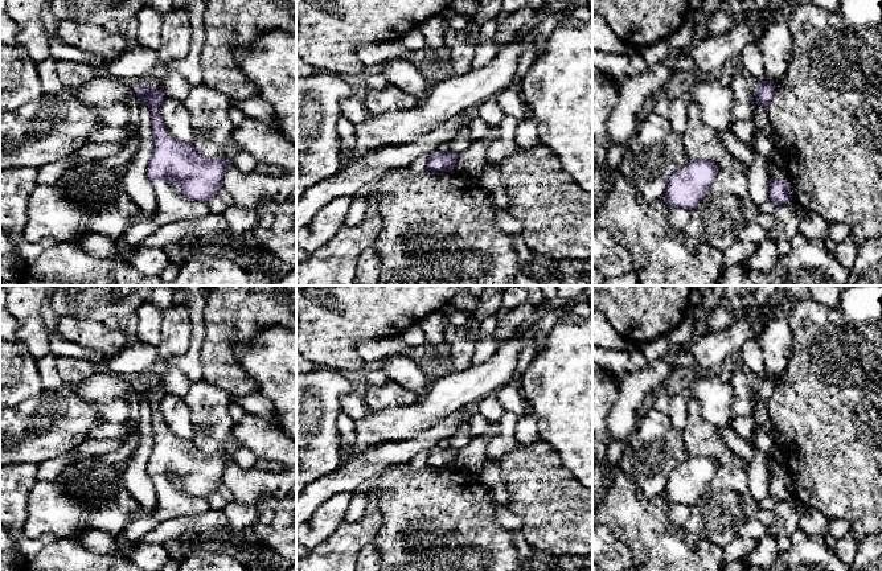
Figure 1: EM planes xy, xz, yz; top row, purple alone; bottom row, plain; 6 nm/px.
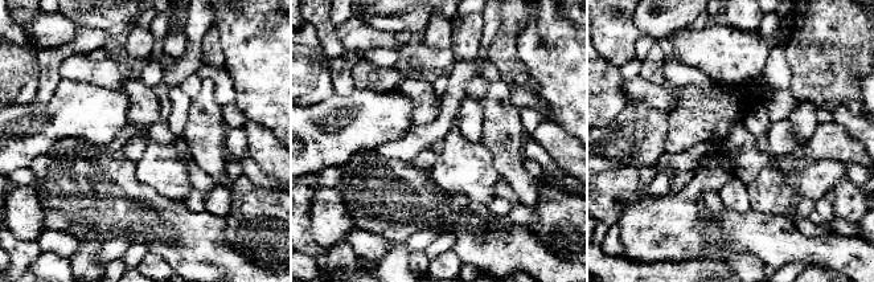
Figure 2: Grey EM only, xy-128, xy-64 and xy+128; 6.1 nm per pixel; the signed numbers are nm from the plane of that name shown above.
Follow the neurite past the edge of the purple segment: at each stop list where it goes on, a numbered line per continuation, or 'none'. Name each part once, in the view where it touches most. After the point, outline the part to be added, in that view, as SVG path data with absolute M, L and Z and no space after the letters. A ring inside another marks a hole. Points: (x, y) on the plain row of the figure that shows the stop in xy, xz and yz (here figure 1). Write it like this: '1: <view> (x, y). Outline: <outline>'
none

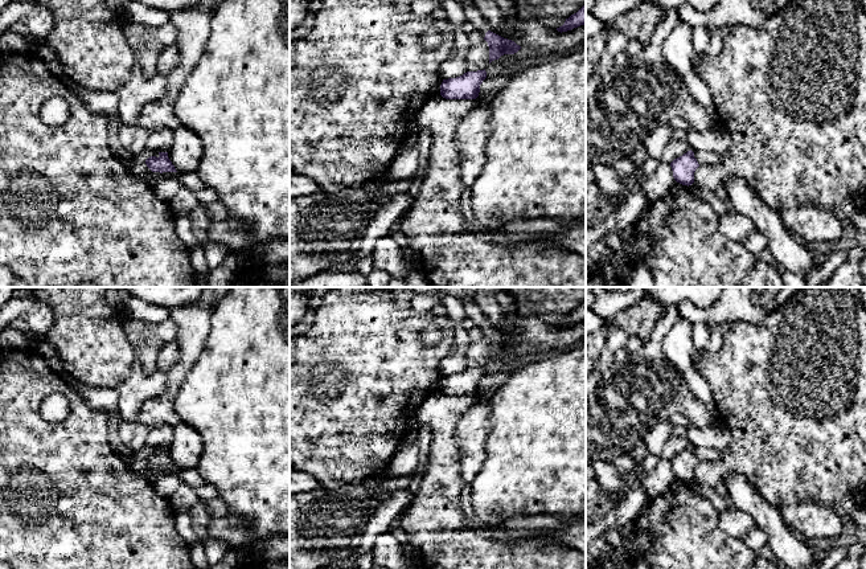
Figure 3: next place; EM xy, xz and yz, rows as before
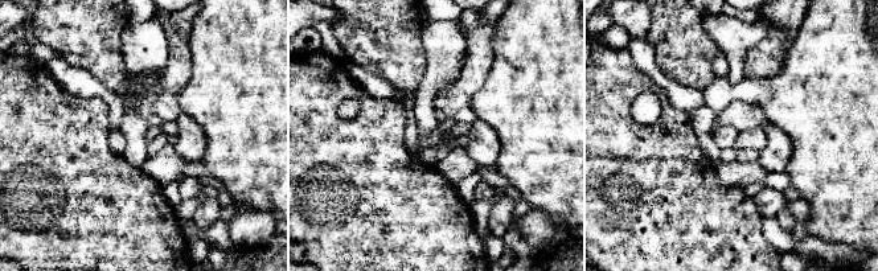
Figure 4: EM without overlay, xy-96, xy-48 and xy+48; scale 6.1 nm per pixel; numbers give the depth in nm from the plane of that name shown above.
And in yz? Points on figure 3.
1: yz (702, 454). Outline: M694 449L694 454L697 455L699 462L713 462L723 457L723 451L711 449Z

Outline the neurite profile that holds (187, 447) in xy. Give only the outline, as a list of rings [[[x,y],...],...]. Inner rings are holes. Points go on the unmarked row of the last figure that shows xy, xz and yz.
[[[180,422],[173,427],[175,435],[168,454],[178,470],[196,468],[202,455],[202,438],[192,426]]]

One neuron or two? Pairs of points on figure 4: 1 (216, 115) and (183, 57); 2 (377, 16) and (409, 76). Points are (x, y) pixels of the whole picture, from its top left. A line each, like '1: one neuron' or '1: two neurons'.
1: two neurons
2: one neuron

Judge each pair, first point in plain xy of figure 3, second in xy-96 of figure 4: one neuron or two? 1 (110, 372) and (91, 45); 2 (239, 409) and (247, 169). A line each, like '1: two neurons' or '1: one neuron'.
1: one neuron
2: one neuron

